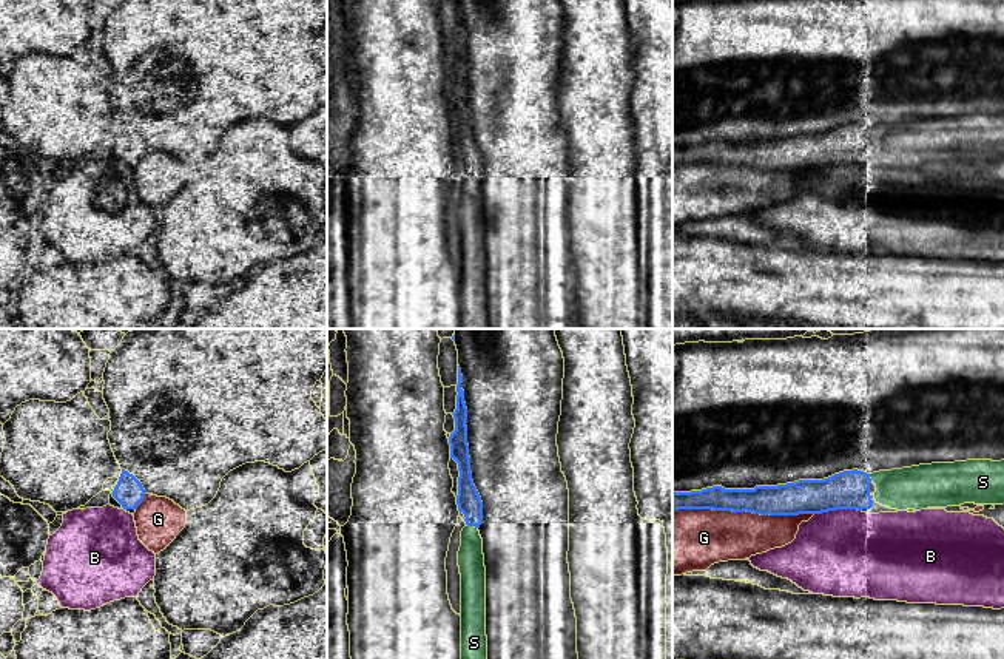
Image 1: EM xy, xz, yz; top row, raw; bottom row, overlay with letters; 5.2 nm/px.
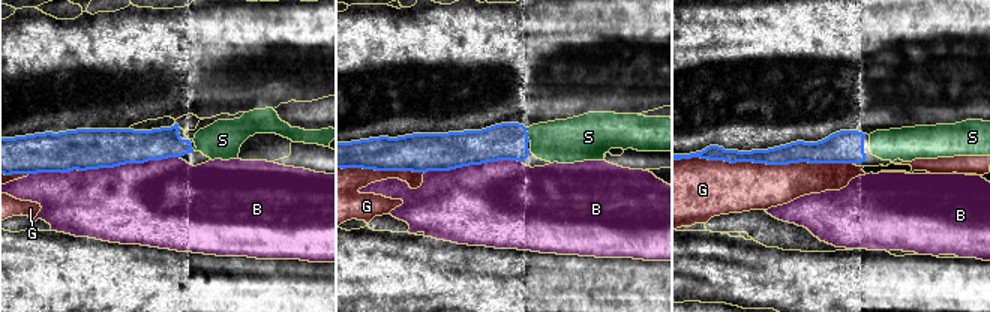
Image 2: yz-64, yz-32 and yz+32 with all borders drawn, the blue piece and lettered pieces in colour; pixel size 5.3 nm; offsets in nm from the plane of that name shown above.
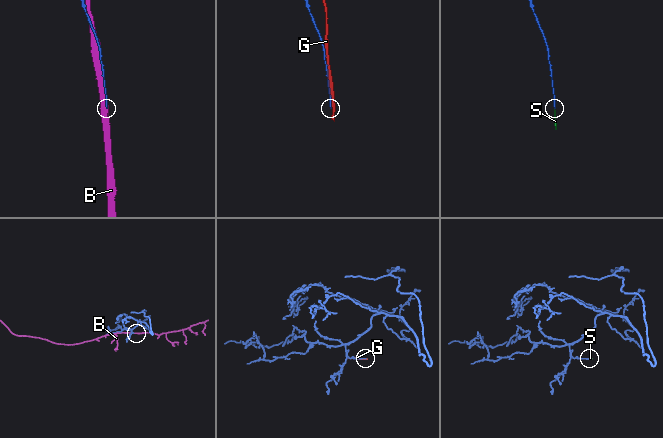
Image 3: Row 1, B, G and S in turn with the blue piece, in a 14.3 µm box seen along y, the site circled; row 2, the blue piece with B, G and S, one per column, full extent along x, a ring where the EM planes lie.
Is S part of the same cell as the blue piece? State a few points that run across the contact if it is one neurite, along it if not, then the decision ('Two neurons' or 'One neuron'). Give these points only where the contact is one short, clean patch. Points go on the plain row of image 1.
One neuron

